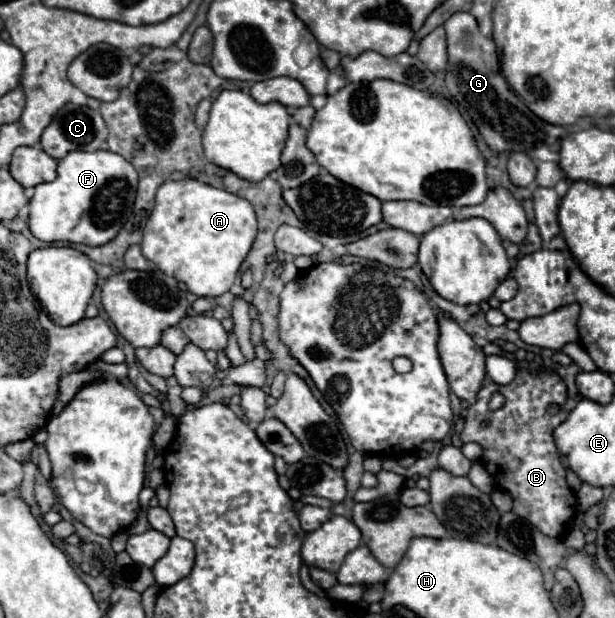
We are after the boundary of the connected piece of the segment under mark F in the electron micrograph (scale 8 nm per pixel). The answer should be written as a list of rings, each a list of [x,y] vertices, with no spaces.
[[[70,151],[58,161],[58,177],[50,183],[40,183],[34,197],[30,199],[30,231],[40,241],[70,241],[84,245],[104,245],[118,235],[128,215],[132,213],[132,203],[136,197],[138,175],[136,169],[114,151]]]

